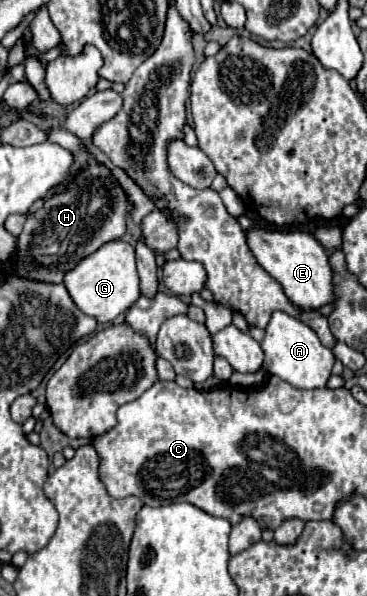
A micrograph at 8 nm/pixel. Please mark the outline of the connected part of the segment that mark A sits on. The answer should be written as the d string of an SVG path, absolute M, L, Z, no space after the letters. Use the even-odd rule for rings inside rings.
M274 311L272 319L266 327L266 337L260 345L264 351L262 369L266 373L276 375L298 389L324 389L326 387L326 383L332 375L336 357L334 357L332 349L324 347L318 339L318 335L302 321L290 317L284 311Z

